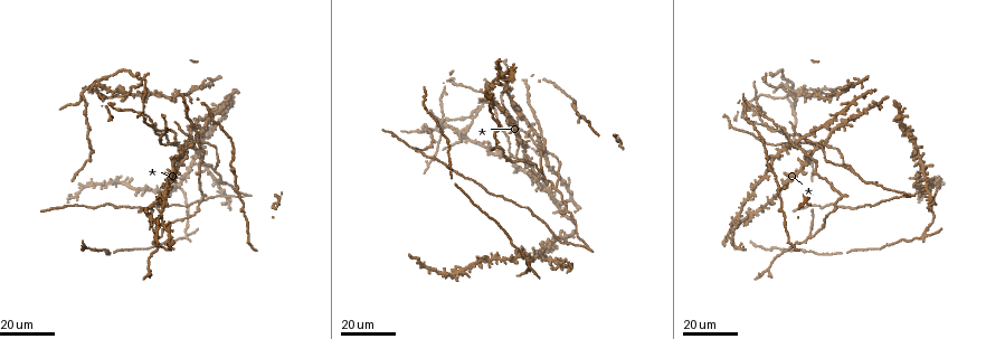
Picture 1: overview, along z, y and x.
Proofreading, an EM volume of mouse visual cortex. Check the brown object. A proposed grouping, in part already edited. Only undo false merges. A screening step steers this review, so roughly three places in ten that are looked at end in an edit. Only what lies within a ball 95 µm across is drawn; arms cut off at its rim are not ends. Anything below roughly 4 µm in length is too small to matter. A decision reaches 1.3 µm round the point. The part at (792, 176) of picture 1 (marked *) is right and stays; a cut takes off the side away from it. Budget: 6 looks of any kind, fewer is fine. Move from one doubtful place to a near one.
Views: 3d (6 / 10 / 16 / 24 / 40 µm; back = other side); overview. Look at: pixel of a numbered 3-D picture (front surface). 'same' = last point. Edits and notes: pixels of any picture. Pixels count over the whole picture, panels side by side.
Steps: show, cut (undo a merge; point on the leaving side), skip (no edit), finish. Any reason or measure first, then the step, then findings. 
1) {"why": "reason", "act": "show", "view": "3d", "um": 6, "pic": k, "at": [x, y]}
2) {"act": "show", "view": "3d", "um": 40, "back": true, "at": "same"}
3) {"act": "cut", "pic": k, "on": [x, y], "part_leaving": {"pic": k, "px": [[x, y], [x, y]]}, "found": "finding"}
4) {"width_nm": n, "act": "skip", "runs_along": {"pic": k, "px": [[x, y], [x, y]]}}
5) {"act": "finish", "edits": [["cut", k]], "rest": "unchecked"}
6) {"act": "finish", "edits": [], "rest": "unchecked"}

{"why": "looks like a crossing", "act": "show", "view": "3d", "um": 24, "pic": 1, "at": [826, 143]}

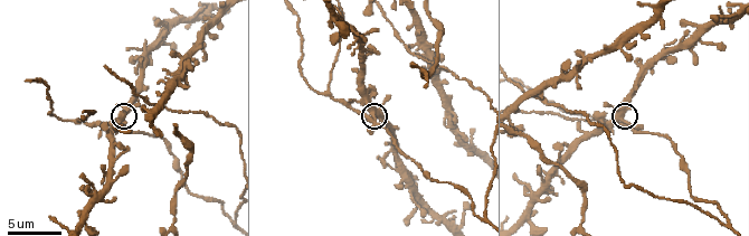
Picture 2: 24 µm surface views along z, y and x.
{"why": "zoom in", "act": "show", "view": "3d", "um": 6, "pic": 2, "at": [623, 120]}

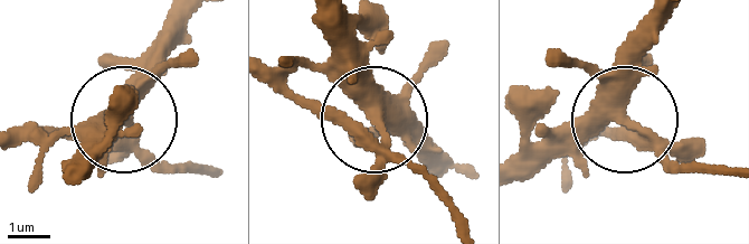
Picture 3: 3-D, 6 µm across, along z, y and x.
{"width_nm": 400, "act": "skip", "found": "one neuron here"}

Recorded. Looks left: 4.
{"why": "two arms in line, one across", "act": "show", "view": "3d", "um": 16, "pic": 2, "at": [728, 225]}

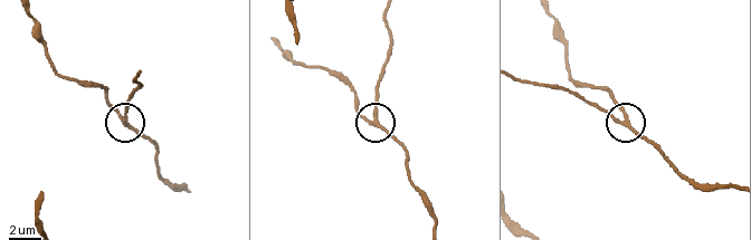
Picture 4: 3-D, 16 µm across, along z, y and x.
{"act": "show", "view": "3d", "um": 16, "back": true, "pic": 4, "at": [626, 124]}

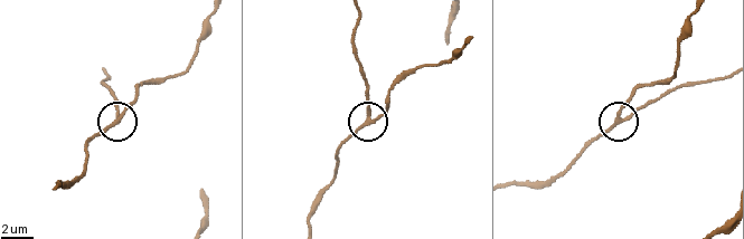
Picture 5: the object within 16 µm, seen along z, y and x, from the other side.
{"side_arm_um": 42, "act": "skip", "runs_along": {"pic": 5, "px": [[210, 17], [185, 68], [139, 83], [118, 121], [118, 102]]}, "found": "one neuron here"}

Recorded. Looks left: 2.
{"act": "show", "view": "3d", "um": 24, "pic": 1, "at": [527, 264]}

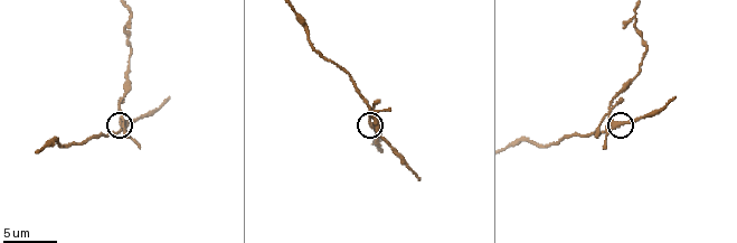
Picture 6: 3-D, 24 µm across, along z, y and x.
{"act": "show", "view": "3d", "um": 6, "pic": 6, "at": [376, 119]}

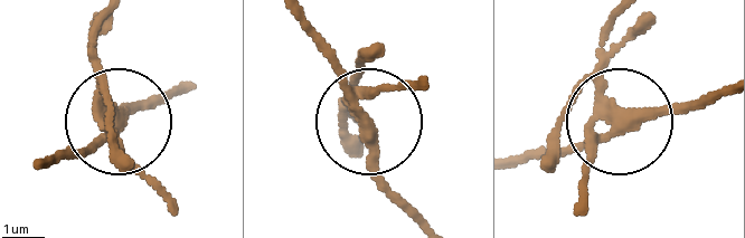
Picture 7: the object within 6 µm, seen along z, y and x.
{"arms": 5, "act": "cut", "pic": 7, "on": [94, 49], "found": "a second neuron is stuck on"}

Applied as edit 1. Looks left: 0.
{"act": "finish", "edits": [["cut", 7]], "rest": "unchecked"}

